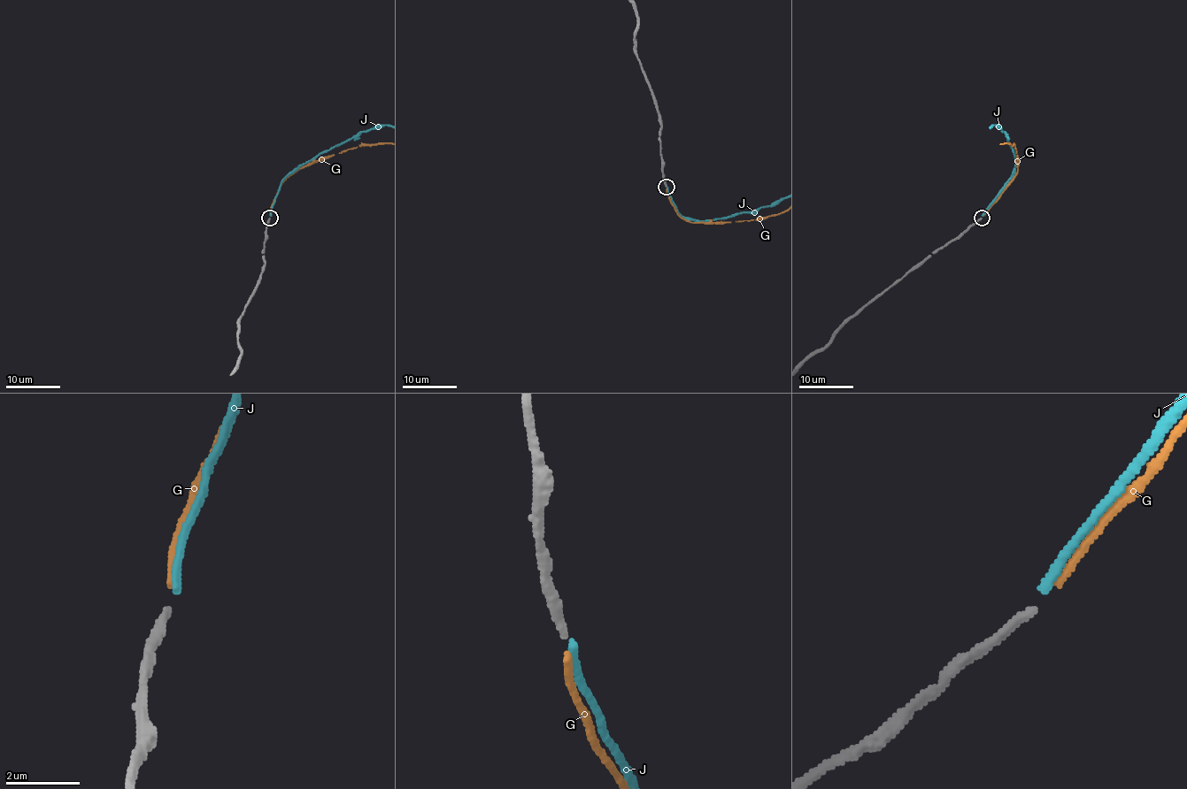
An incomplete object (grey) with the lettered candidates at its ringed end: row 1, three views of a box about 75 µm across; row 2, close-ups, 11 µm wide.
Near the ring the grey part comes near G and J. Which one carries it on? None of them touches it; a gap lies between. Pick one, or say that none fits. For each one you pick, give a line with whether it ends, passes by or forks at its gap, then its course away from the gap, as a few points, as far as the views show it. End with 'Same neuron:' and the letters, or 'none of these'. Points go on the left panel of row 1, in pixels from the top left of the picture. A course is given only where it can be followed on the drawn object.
G: it ends
Same neuron: G

